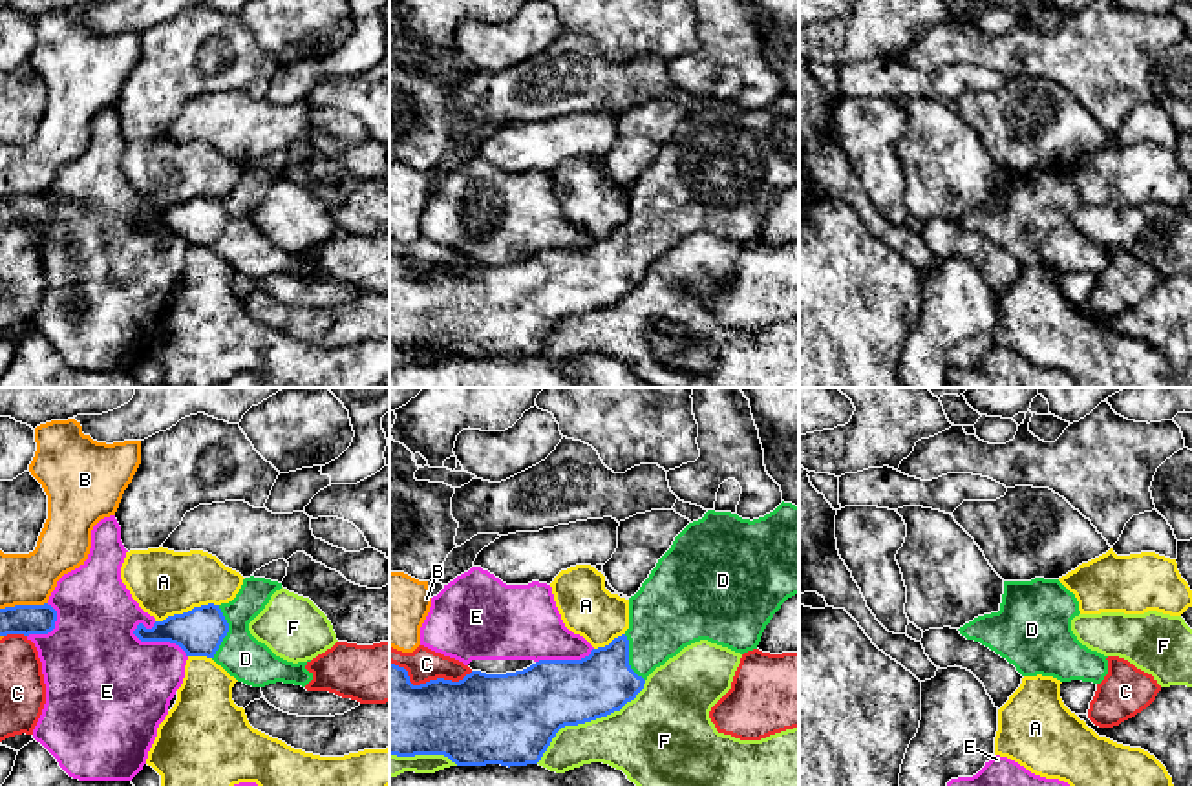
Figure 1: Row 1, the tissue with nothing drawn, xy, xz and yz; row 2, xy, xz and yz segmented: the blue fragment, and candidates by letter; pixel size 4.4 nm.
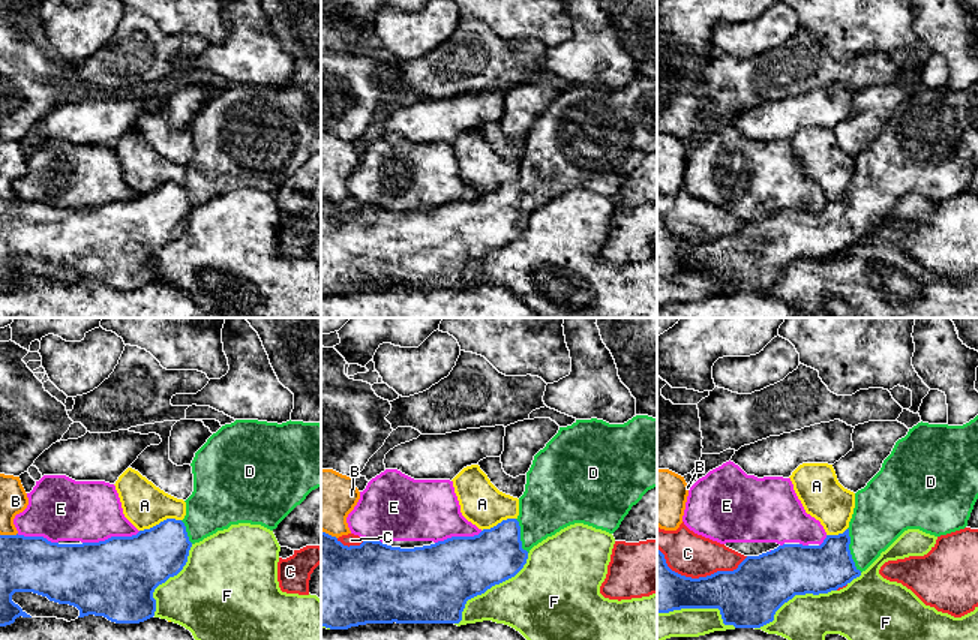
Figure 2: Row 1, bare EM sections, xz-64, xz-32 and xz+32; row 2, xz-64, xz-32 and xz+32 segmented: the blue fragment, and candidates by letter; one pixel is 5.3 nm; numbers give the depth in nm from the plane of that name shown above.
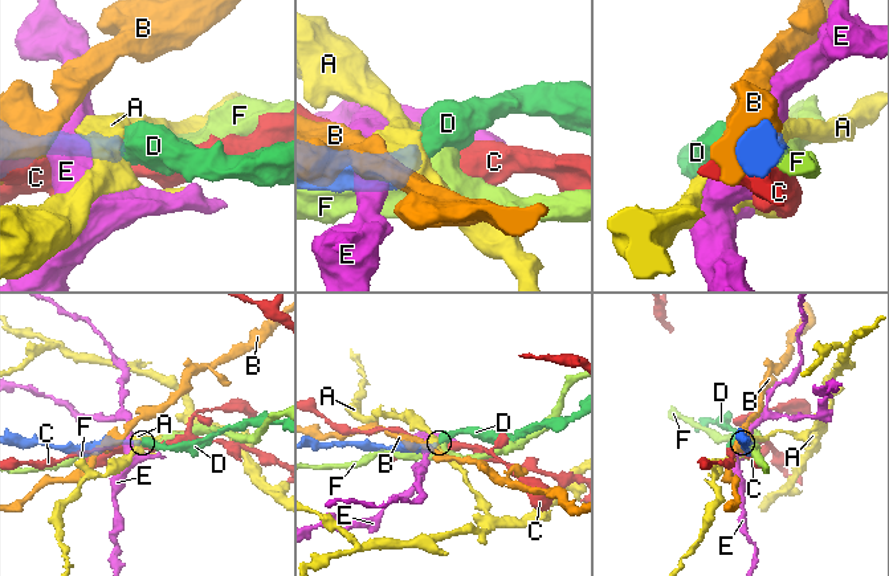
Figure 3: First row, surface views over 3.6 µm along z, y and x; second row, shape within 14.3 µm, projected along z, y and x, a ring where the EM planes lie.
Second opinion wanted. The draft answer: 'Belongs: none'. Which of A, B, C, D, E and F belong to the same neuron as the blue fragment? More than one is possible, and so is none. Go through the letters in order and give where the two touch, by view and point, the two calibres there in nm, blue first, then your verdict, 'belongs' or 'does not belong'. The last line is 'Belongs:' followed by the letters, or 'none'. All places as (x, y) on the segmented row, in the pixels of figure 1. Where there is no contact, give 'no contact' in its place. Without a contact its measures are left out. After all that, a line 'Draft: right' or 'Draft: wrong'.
A: contact xy (189, 611); calibres 200 and 280 nm; does not belong
B: contact xy (22, 605); calibres 130 and 220 nm; does not belong
C: contact xz (428, 682); calibres 360 and 150 nm; does not belong
D: contact xy (227, 631); calibres 200 and 200 nm; belongs
E: contact xy (161, 640); calibres 200 and 420 nm; does not belong
F: contact xz (589, 721); calibres 320 and 320 nm; does not belong
Belongs: D
Draft: wrong

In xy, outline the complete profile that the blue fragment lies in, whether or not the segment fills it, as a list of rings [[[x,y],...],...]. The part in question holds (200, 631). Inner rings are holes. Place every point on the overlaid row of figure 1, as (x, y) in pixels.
[[[250,576],[232,601],[194,607],[155,621],[152,629],[139,623],[133,634],[141,642],[176,643],[186,656],[212,658],[238,682],[252,687],[276,682],[305,687],[313,680],[313,673],[305,669],[307,662],[293,664],[276,656],[249,631],[249,623],[280,589],[278,581]]]

